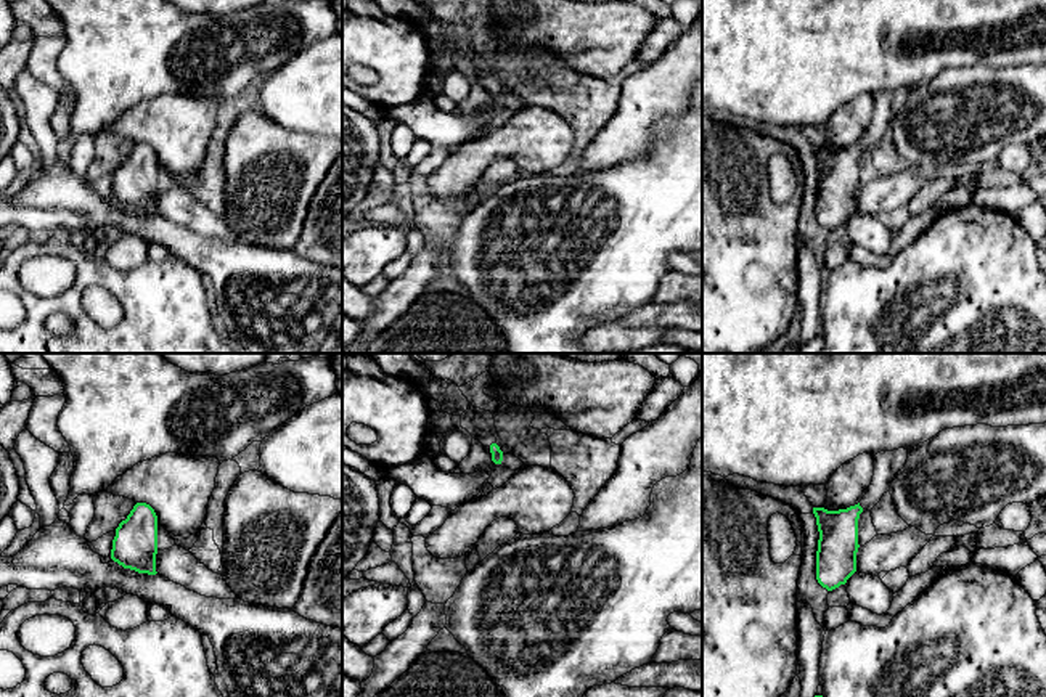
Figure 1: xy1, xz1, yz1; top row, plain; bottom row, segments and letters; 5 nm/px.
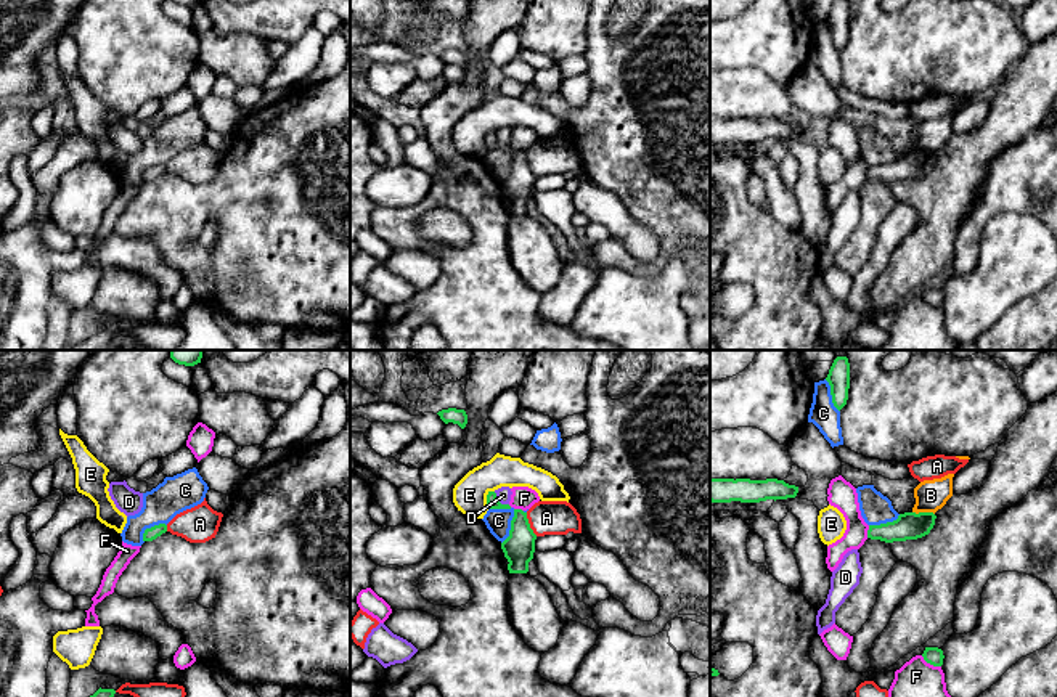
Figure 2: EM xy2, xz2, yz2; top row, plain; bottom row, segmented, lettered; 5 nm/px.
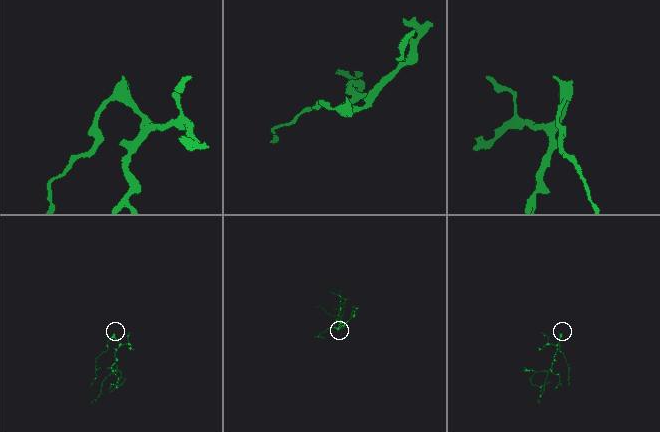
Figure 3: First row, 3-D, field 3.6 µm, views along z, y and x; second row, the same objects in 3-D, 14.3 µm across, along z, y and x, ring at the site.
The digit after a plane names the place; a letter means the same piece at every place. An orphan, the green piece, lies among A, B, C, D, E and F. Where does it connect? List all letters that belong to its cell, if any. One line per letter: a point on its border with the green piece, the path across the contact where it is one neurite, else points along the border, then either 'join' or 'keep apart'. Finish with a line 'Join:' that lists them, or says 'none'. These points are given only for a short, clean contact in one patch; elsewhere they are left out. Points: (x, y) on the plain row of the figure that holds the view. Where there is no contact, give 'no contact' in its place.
A: xz2 (529, 164) | keep apart
B: yz2 (924, 153) | along yz2 (913, 151), (934, 154) | keep apart
C: xz2 (514, 154) | keep apart
D: xz2 (498, 142) | keep apart
E: xz2 (487, 140) | along xz2 (493, 130), (487, 135), (487, 150) | keep apart
F: yz2 (930, 304) | keep apart
Join: none

